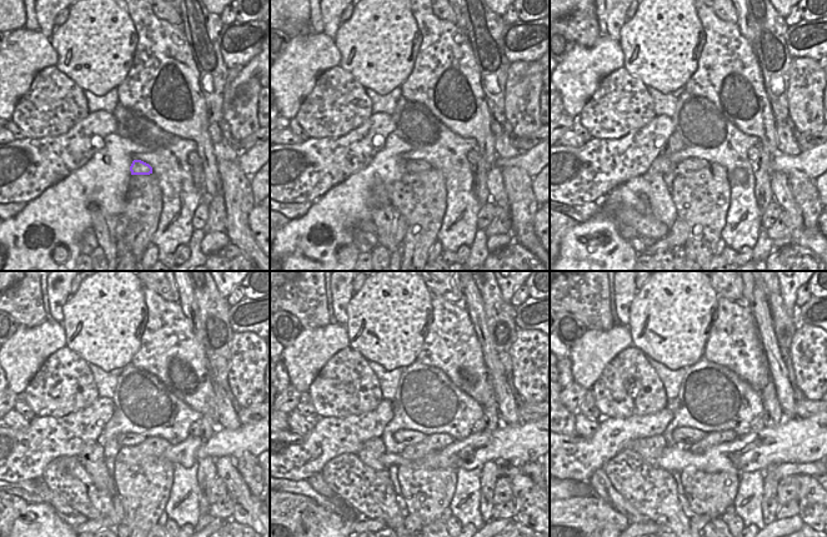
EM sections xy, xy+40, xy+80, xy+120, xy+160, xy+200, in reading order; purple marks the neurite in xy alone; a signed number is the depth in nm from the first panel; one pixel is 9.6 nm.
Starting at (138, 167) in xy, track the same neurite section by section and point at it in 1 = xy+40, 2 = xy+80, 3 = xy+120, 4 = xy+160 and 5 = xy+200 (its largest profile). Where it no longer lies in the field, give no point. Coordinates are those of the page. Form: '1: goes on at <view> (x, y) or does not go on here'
1: goes on at xy+40 (412, 166)
2: goes on at xy+80 (690, 165)
3: goes on at xy+120 (129, 440)
4: goes on at xy+160 (404, 437)
5: goes on at xy+200 (683, 436)

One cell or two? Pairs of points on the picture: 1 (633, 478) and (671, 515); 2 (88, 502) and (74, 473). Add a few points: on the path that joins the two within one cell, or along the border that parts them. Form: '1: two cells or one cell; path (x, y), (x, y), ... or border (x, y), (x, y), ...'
1: one cell; path (643, 486), (661, 505)
2: one cell; path (83, 495), (74, 485), (74, 481)

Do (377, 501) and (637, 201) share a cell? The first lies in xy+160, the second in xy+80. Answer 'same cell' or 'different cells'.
different cells

